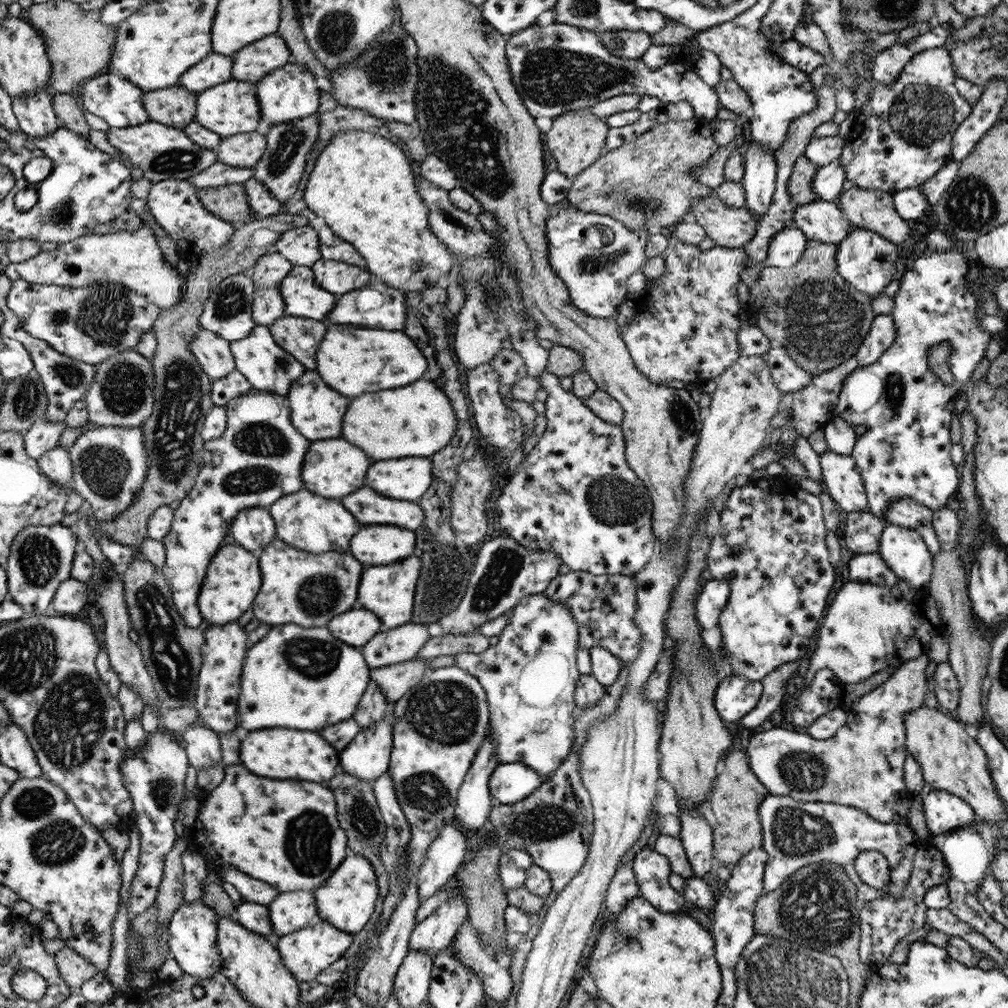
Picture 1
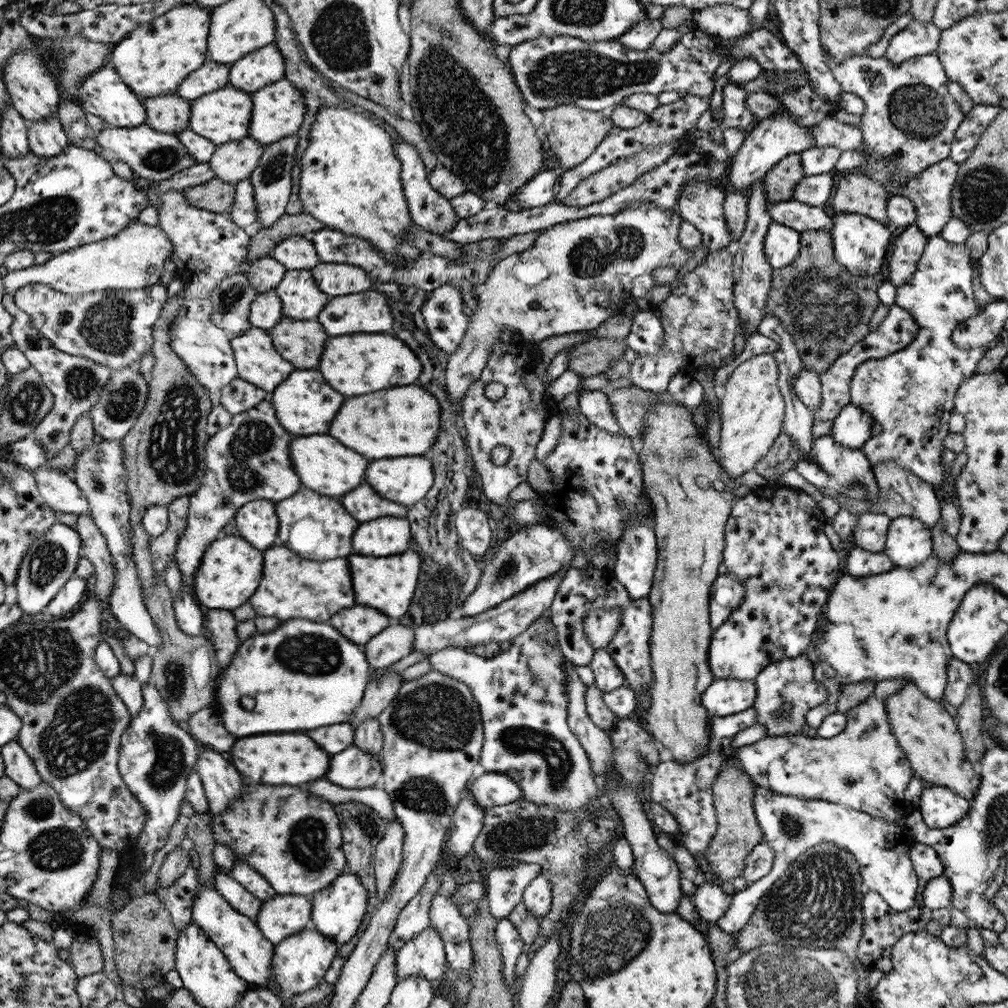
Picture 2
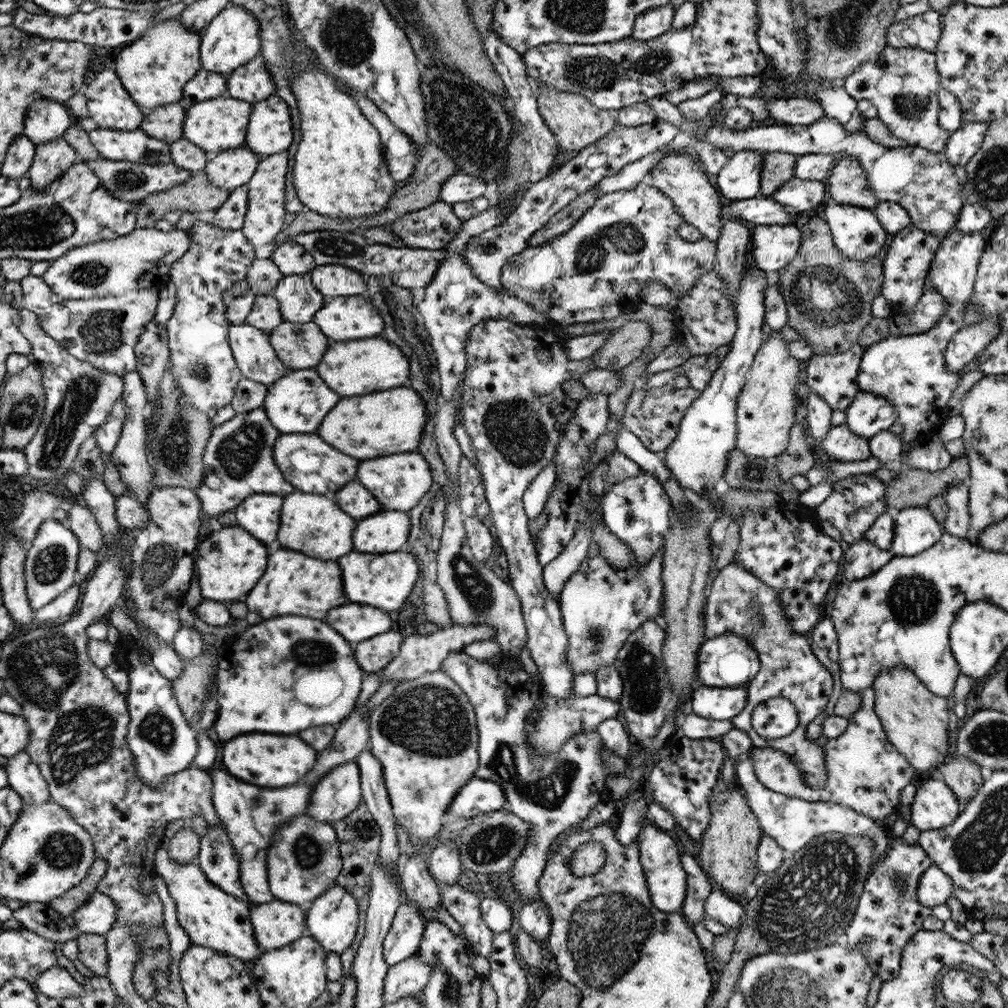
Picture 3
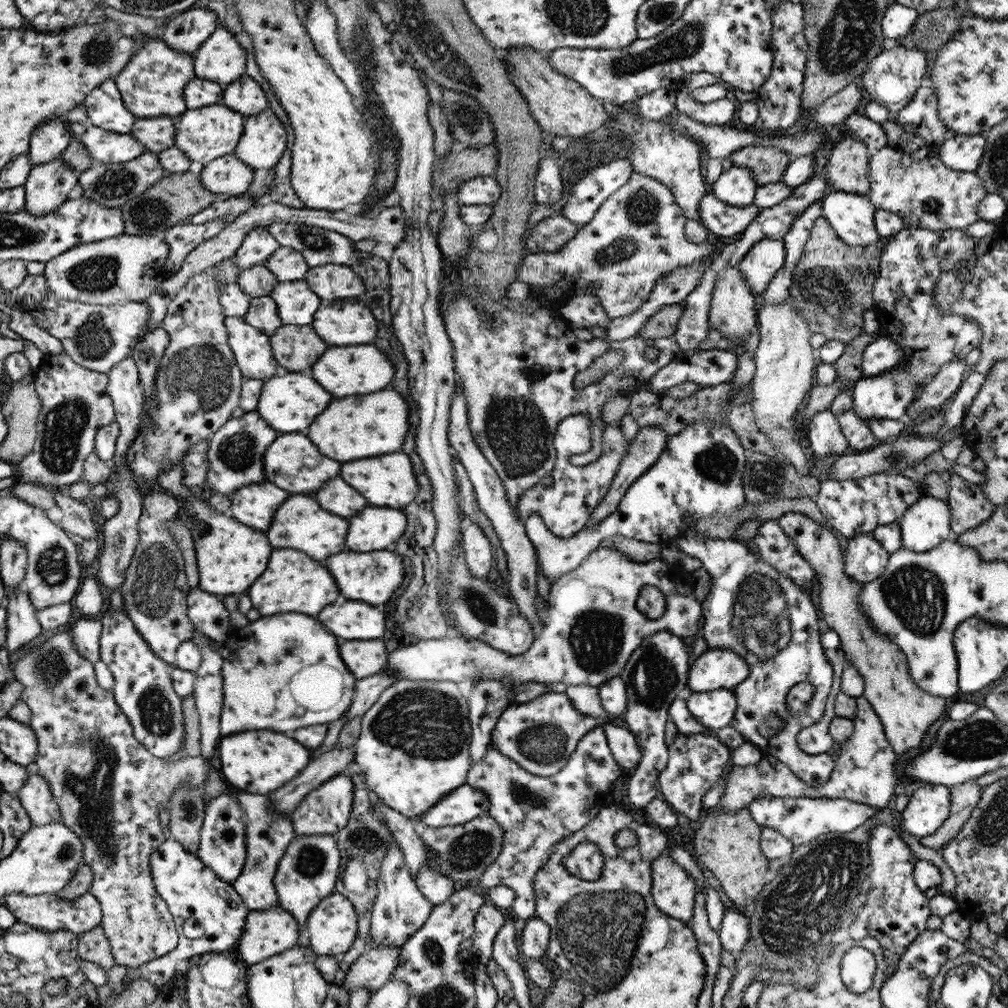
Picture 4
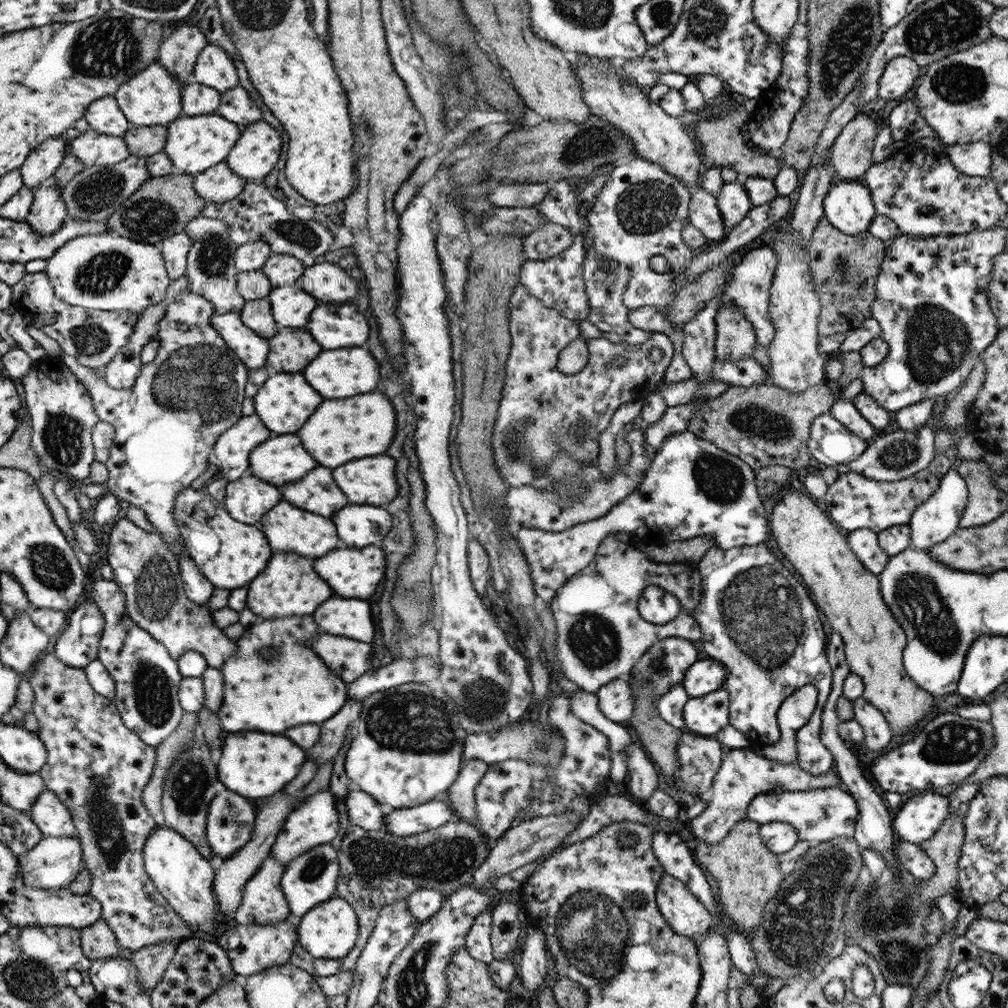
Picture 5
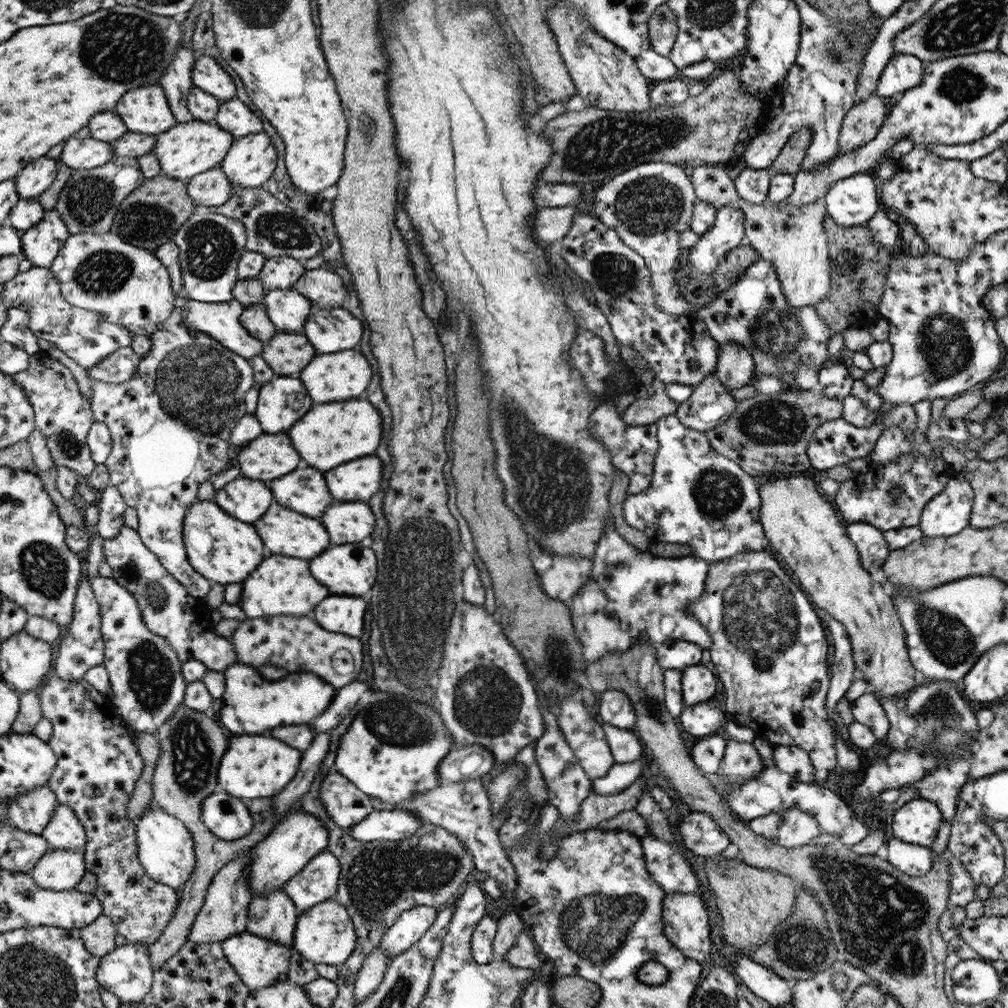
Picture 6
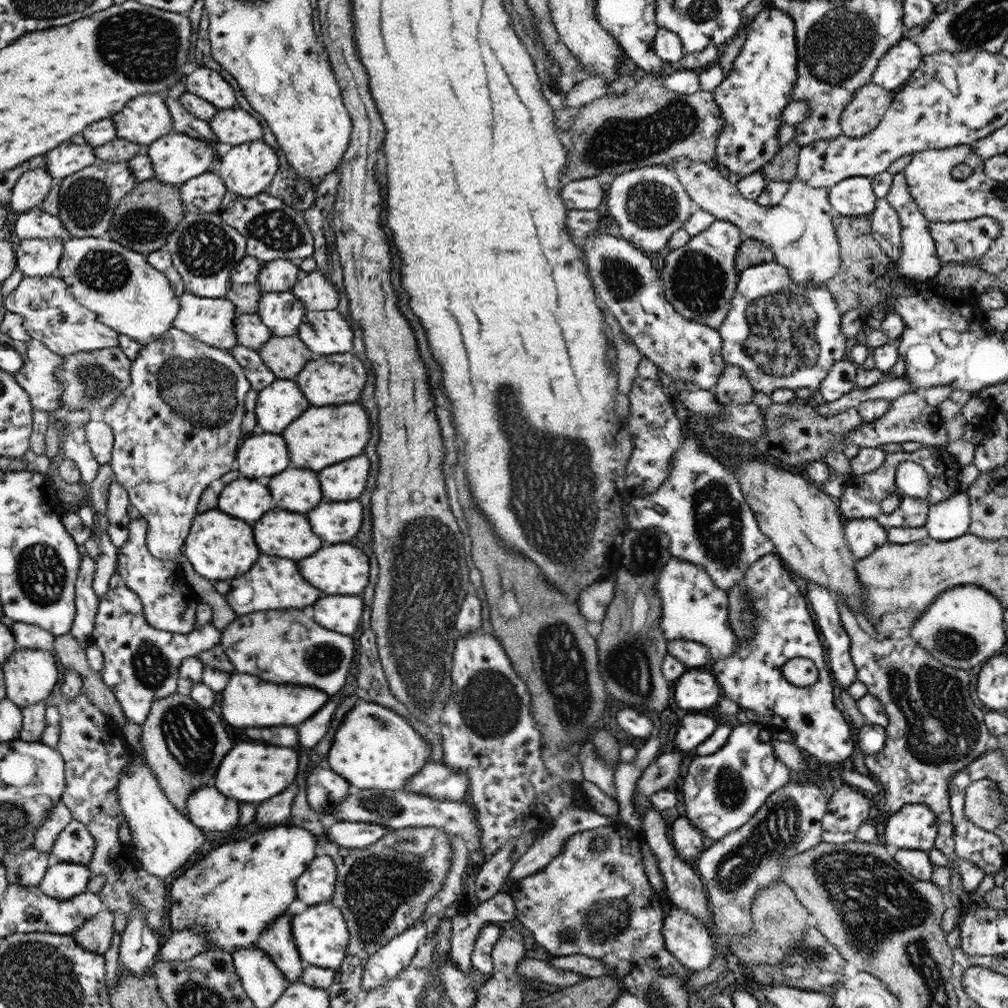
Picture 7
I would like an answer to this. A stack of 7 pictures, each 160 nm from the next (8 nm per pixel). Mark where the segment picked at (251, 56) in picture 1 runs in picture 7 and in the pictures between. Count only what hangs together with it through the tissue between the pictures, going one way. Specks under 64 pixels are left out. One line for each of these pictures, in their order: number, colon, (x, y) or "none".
2: (262, 67)
3: (252, 83)
4: (245, 95)
5: (236, 105)
6: (234, 115)
7: (236, 126)

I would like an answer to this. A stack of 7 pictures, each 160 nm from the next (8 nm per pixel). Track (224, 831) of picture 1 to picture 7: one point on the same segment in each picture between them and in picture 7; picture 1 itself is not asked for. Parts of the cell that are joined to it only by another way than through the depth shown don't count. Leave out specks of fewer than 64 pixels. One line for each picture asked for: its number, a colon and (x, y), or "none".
2: (292, 838)
3: (303, 861)
4: (307, 874)
5: (309, 880)
6: (317, 882)
7: (315, 886)

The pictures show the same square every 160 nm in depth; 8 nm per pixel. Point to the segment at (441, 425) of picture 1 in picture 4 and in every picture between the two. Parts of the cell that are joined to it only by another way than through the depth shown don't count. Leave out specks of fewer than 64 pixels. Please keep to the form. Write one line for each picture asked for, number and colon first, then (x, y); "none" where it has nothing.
2: (402, 422)
3: (390, 422)
4: (357, 427)

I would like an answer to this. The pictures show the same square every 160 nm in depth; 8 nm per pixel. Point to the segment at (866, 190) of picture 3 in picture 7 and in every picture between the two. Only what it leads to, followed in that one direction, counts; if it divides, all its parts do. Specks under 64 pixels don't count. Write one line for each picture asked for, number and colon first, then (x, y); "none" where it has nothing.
4: (848, 168)
5: (851, 153)
6: (864, 120)
7: (862, 114)

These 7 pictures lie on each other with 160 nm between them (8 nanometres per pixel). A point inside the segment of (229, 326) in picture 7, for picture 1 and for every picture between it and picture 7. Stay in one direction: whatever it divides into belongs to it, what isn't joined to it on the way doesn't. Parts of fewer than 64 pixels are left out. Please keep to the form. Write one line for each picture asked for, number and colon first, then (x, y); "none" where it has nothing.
1: (267, 366)
2: (258, 361)
3: (257, 359)
4: (254, 354)
5: (253, 350)
6: (221, 320)

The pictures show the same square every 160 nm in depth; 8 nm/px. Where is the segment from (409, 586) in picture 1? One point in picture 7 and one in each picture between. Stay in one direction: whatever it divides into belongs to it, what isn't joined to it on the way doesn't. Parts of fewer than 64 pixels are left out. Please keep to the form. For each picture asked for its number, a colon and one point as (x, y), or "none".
2: (387, 584)
3: (385, 580)
4: (374, 577)
5: (355, 573)
6: (351, 568)
7: (340, 569)

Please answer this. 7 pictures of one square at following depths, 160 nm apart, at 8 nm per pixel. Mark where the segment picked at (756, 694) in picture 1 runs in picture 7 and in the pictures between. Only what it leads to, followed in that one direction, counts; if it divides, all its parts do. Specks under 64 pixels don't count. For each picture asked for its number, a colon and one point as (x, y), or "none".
2: (725, 696)
3: (711, 702)
4: (715, 709)
5: (707, 715)
6: (702, 720)
7: (694, 728)

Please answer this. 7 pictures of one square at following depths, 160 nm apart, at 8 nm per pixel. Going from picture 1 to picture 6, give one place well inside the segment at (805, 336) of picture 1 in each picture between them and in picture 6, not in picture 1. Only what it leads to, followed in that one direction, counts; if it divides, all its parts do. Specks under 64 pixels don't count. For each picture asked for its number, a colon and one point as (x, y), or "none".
2: (826, 309)
3: (829, 297)
4: (832, 285)
5: (844, 268)
6: (859, 265)

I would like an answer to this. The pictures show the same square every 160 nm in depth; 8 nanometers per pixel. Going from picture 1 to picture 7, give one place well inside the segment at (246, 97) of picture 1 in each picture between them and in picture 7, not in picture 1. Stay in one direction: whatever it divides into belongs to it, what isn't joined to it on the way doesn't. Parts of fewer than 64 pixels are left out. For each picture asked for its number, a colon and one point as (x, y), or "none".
2: (225, 115)
3: (221, 123)
4: (204, 134)
5: (194, 143)
6: (188, 149)
7: (177, 157)

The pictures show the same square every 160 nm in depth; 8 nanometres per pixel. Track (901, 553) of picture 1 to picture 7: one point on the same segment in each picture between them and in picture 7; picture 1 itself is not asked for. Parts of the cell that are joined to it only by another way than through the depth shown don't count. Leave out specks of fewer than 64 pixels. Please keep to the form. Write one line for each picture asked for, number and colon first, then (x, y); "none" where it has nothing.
2: (909, 542)
3: (916, 529)
4: (926, 524)
5: (933, 521)
6: (948, 513)
7: (950, 519)

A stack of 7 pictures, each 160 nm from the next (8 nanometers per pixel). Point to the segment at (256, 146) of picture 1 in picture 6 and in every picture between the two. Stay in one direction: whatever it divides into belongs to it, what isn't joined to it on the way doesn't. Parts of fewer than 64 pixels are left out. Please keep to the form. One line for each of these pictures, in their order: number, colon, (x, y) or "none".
2: (235, 161)
3: (233, 168)
4: (226, 175)
5: (221, 183)
6: (213, 187)

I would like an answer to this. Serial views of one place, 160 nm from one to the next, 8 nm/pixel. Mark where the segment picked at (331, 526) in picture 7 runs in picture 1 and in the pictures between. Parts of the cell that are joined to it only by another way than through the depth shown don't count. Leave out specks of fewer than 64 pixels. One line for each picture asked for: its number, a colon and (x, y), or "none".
1: (376, 545)
2: (386, 536)
3: (387, 532)
4: (374, 528)
5: (360, 525)
6: (351, 522)

